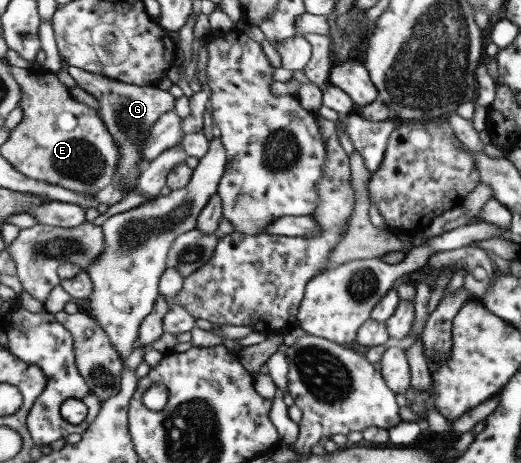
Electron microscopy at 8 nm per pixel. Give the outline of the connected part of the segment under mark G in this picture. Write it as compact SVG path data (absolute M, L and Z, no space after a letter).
M67 66L67 68L73 79L79 82L79 87L89 91L99 100L99 115L103 117L108 130L120 145L122 152L118 163L120 174L118 181L128 184L128 192L138 190L136 189L138 177L144 171L140 151L144 148L143 144L147 144L149 141L153 126L156 125L157 121L160 121L160 117L175 110L176 98L169 91L159 88L158 85L137 86L112 77L85 71L85 68L73 66Z

